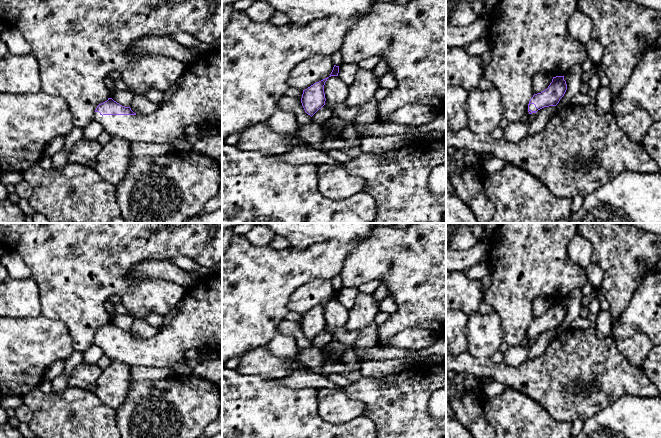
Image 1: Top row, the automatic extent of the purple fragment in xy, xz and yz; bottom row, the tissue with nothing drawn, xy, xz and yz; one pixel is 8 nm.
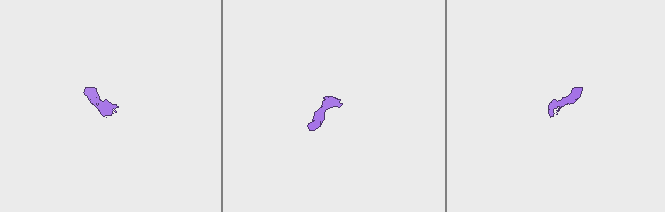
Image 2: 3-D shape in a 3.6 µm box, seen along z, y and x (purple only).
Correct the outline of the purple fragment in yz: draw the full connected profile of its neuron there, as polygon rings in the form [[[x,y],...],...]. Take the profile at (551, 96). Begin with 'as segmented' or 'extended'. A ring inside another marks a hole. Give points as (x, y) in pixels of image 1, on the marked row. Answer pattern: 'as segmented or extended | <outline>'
extended | [[[564,76],[553,77],[552,82],[547,89],[541,93],[534,94],[528,104],[529,114],[536,113],[538,110],[556,106],[567,90],[567,84]]]

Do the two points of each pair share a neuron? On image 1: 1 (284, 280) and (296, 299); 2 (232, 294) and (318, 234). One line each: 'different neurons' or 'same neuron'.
1: different neurons
2: different neurons

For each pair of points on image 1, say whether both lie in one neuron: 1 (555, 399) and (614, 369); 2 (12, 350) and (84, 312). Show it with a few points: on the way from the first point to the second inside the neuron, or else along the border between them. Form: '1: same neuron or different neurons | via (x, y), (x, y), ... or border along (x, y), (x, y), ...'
1: same neuron | via (564, 383), (578, 375), (598, 373)
2: different neurons | border along (42, 313), (65, 324), (72, 344)

